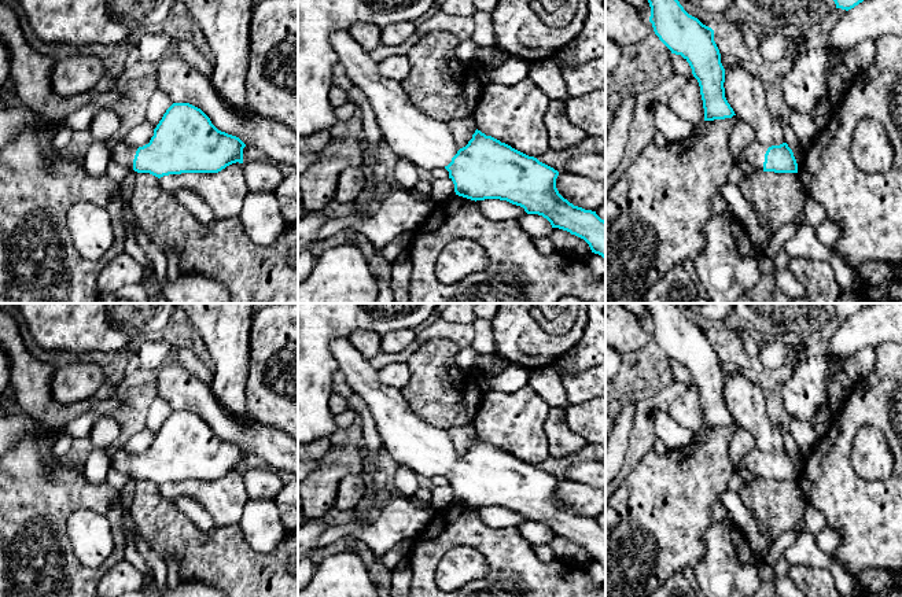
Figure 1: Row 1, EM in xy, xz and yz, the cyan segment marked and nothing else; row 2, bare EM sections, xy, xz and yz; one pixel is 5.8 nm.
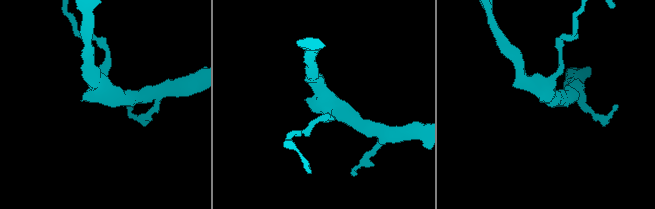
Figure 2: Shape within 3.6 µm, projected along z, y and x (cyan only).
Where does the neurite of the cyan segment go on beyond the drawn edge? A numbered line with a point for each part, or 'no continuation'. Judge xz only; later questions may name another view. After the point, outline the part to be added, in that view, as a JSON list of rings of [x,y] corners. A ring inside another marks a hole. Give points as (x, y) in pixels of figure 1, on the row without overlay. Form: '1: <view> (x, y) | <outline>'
1: xz (427, 450) | [[[338,338],[329,344],[329,351],[336,361],[338,369],[345,375],[353,394],[360,395],[368,406],[378,431],[382,446],[391,454],[398,465],[404,465],[424,478],[445,475],[452,469],[460,454],[456,452],[448,431],[435,428],[420,420],[410,409],[401,390],[386,386],[369,361],[350,343],[349,339]]]

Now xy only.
1: xy (121, 460) | [[[121,447],[110,454],[110,469],[132,476],[137,456]]]

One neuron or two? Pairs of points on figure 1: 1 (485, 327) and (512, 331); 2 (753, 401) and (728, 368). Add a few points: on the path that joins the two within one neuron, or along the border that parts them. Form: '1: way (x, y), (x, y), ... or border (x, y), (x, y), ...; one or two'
1: border (492, 321), (493, 350), (479, 354); two
2: border (740, 373), (732, 373), (725, 378); two

